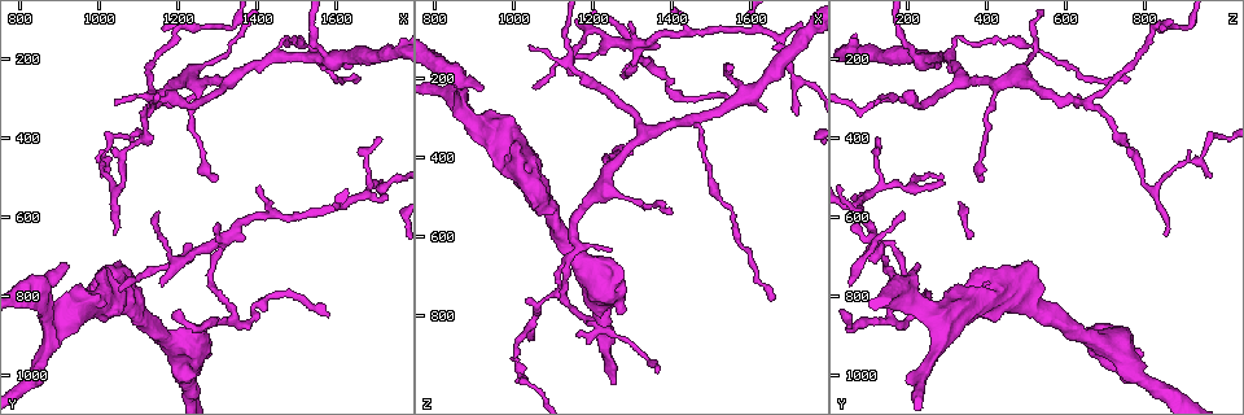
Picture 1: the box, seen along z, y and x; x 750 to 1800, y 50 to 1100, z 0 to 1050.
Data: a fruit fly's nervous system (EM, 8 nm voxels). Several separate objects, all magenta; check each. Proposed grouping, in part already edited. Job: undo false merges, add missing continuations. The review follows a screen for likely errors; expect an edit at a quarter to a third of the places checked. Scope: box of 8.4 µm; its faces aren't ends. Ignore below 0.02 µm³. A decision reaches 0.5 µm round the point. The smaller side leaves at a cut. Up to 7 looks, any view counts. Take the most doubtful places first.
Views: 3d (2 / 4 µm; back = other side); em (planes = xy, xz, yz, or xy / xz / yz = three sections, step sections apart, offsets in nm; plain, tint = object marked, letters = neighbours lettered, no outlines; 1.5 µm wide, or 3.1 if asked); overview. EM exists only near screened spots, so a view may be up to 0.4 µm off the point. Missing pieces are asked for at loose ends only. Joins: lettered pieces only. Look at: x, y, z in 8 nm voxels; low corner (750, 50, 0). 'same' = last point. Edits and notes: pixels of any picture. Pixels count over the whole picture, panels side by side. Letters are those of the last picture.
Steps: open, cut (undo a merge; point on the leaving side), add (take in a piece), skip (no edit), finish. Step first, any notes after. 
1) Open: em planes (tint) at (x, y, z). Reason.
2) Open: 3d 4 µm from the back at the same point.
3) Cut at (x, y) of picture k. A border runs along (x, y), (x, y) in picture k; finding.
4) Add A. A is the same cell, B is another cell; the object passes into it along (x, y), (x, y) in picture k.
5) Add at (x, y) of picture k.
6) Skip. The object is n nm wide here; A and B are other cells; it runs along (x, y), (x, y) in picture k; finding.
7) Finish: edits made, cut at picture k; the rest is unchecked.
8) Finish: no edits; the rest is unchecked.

Open: 3d 4 µm at (1315, 650, 110). Side arm on a straight run.

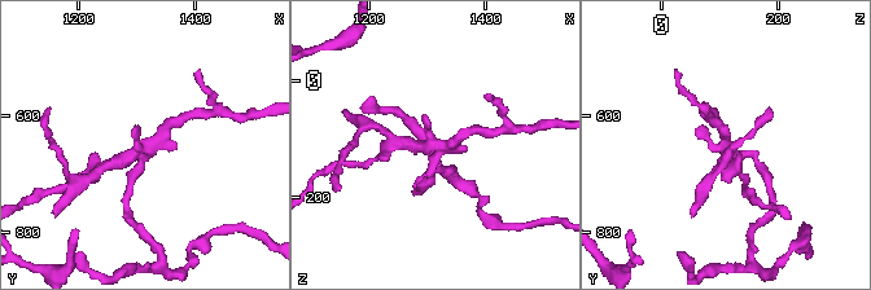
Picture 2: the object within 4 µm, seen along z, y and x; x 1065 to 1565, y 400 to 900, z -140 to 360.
Open: em xz step 4 (tint) at (1325, 655, 115). 3 arms meet here.

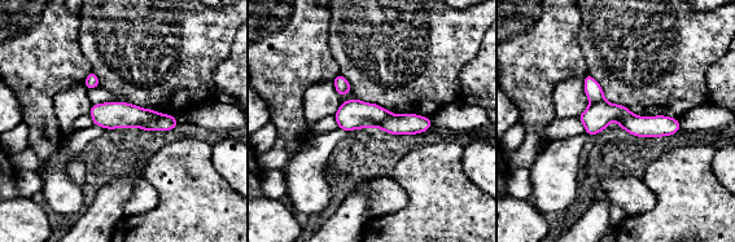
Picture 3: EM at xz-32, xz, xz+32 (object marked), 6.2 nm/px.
Open: em xz step 4 (letters) at the same point. See the neighbours.

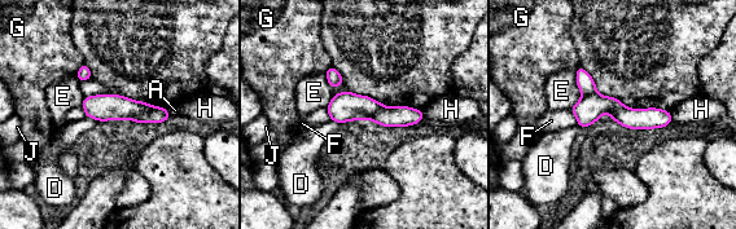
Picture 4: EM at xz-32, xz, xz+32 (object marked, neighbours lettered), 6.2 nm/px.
Cut at (156, 114) of picture 4. The object is 160 nm wide here; A, D, E, F, G, H and J are other cells; the part that leaves runs along (613, 115), (667, 119) in picture 4; two neurons meet here.

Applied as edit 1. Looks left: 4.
Open: 3d 4 µm at (1615, 570, 75). Sharp bend.

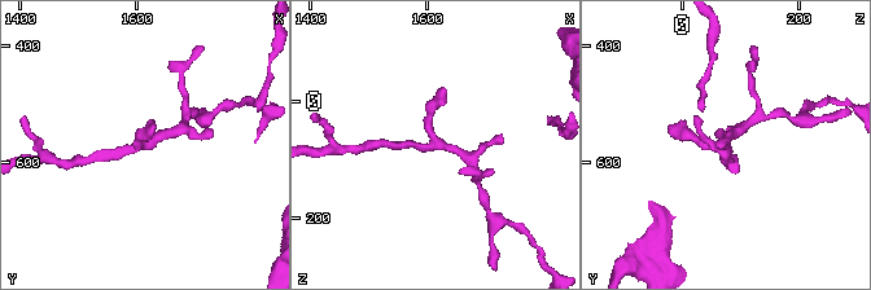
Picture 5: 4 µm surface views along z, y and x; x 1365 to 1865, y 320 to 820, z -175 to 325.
Open: em yz step 4 (tint) at (1610, 570, 65). 3 arms meet here.

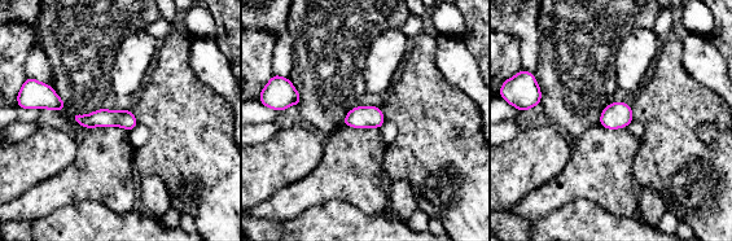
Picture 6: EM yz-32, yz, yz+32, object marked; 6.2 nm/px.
Open: em xz step 4 (letters) at the same point. Another direction.

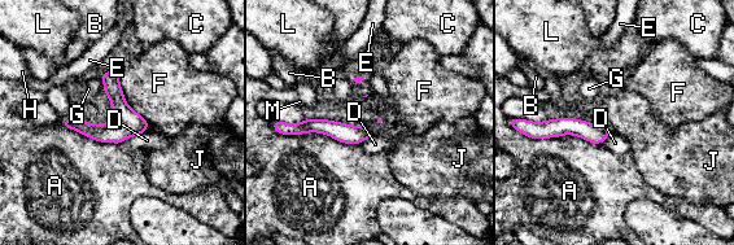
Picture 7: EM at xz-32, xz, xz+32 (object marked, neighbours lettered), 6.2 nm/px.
Skip. A, B, C, D, E, F, G, H, J, L and M are other cells; one neuron here.

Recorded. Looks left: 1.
Finish: edits made, cut at picture 4; the rest is unchecked.

